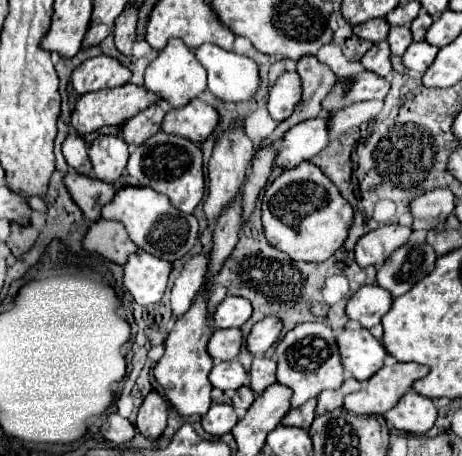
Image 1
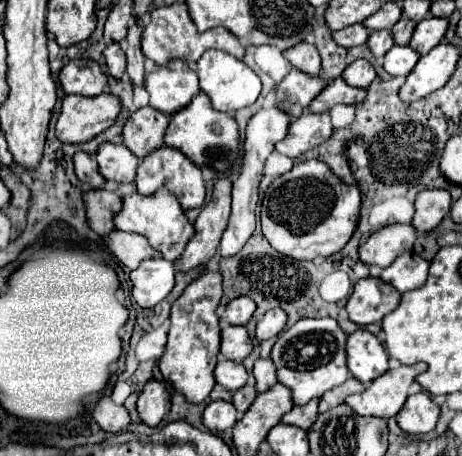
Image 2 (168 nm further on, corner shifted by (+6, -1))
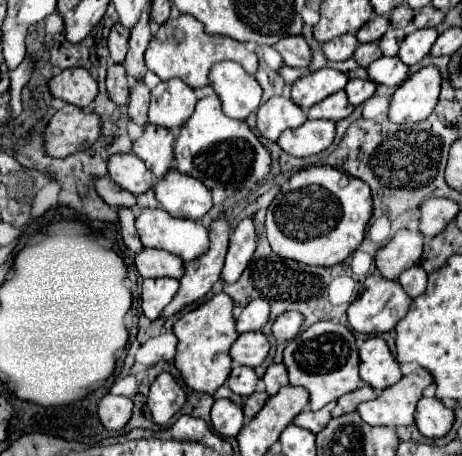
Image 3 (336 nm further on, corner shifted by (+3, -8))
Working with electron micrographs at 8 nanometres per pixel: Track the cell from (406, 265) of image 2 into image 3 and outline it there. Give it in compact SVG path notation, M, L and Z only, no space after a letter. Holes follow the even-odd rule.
M412 266L398 276L398 284L404 288L404 292L410 298L416 298L426 290L426 278L428 278L428 274L424 272L422 266Z

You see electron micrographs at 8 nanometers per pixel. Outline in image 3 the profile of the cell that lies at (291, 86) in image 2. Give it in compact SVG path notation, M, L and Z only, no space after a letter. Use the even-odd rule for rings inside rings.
M322 68L316 72L310 72L304 78L298 78L292 84L292 100L294 104L298 104L302 110L312 108L314 104L318 104L320 100L328 98L330 94L344 90L348 78L332 68Z

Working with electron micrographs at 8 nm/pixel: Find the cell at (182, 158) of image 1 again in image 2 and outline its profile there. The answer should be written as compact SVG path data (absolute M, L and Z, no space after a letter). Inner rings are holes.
M161 147L161 149L149 153L145 159L141 159L141 163L137 167L135 185L141 195L153 195L157 189L165 187L169 193L173 193L177 197L177 201L181 203L181 207L185 211L201 207L205 201L205 183L201 177L201 169L197 169L193 165L193 161L189 161L181 151L171 149L171 147Z

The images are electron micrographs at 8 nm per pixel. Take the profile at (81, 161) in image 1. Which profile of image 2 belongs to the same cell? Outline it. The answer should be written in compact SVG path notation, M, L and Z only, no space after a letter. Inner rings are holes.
M79 151L73 157L73 161L75 161L75 173L77 173L79 181L87 183L91 189L103 189L105 187L105 177L99 173L99 165L91 155Z

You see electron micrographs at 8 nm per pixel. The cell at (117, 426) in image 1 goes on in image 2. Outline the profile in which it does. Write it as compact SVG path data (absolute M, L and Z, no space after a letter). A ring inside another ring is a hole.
M105 395L105 397L101 397L97 401L97 405L93 407L91 415L101 425L103 431L111 431L111 433L121 431L131 423L127 409L123 405L113 403L113 399L109 395Z

